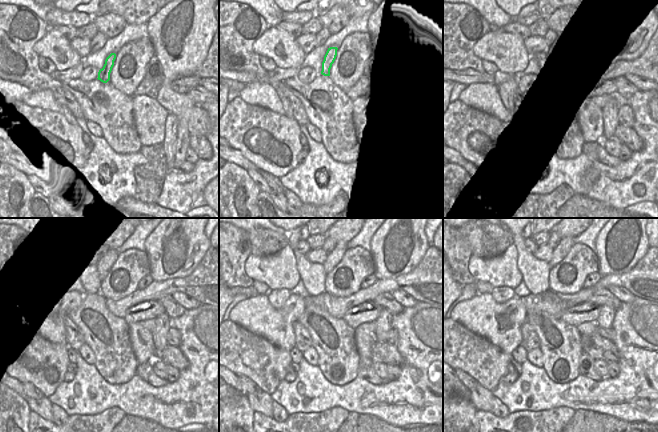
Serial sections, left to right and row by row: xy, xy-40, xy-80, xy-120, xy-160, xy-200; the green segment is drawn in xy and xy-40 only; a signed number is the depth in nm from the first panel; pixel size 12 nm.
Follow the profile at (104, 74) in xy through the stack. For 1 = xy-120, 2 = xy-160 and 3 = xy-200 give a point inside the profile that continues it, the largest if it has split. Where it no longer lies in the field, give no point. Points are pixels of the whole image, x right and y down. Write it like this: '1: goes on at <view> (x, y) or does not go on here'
1: goes on at xy-120 (103, 268)
2: goes on at xy-160 (334, 257)
3: goes on at xy-200 (563, 248)

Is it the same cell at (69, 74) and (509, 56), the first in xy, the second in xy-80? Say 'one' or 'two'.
two

